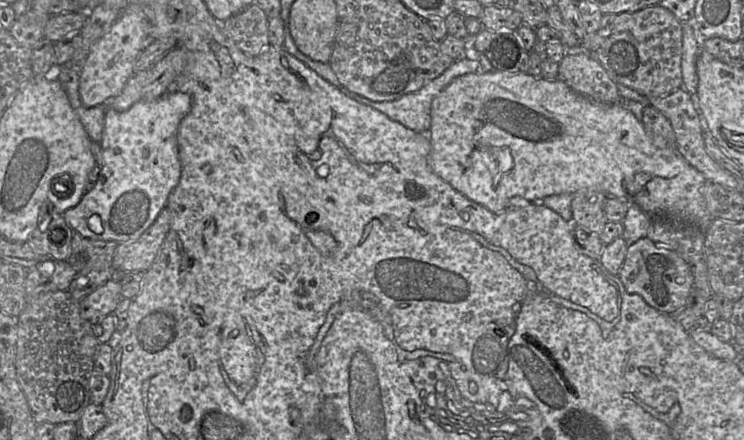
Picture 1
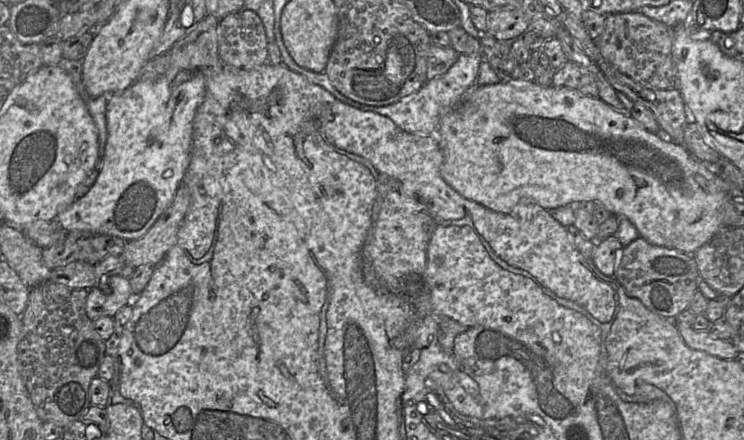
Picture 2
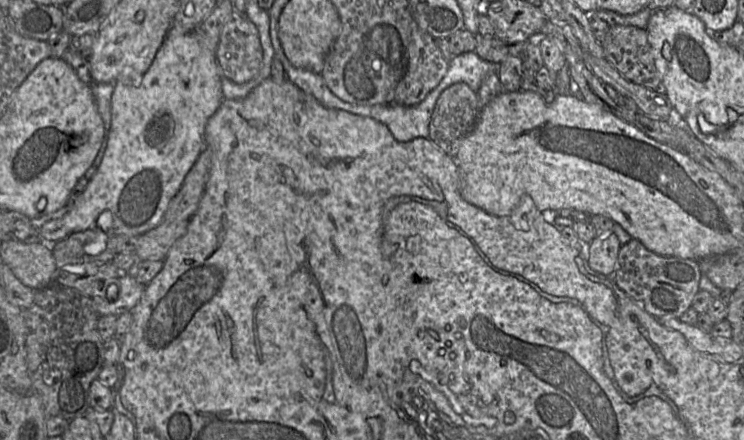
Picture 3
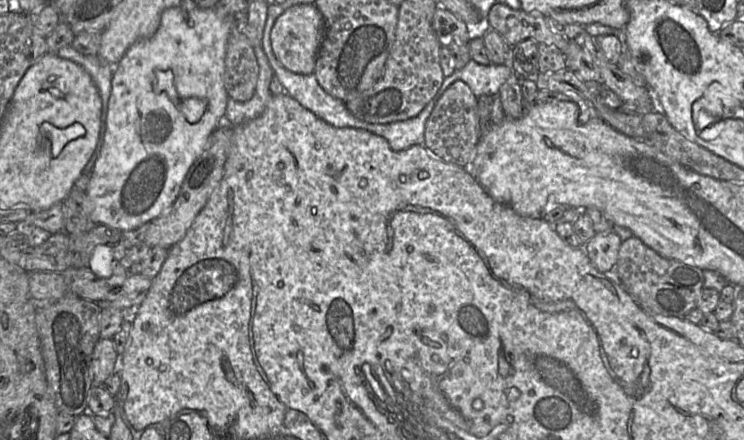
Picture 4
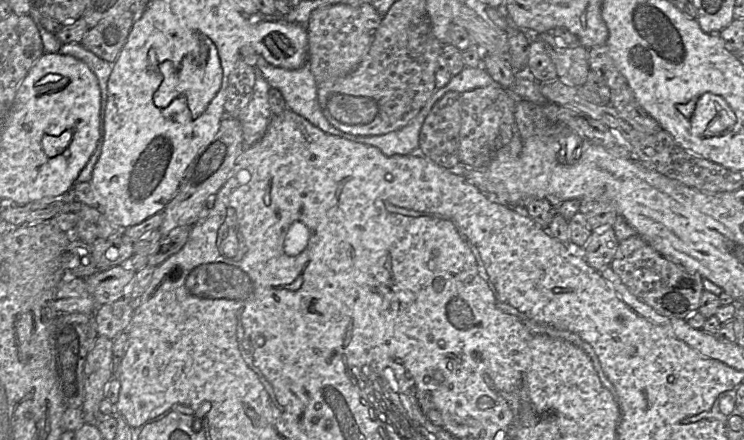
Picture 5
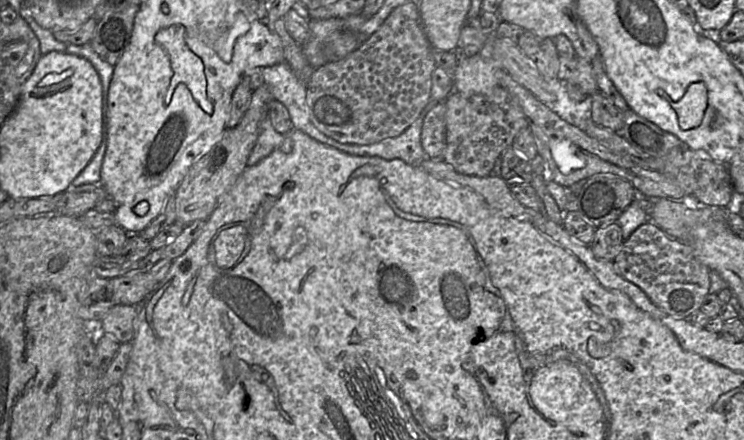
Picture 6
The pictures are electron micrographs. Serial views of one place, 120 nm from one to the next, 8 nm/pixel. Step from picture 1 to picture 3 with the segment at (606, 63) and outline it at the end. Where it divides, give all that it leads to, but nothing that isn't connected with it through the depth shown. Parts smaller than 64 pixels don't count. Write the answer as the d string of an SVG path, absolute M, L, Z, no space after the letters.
M617 24L609 28L602 44L604 58L627 80L651 90L661 89L646 29Z

